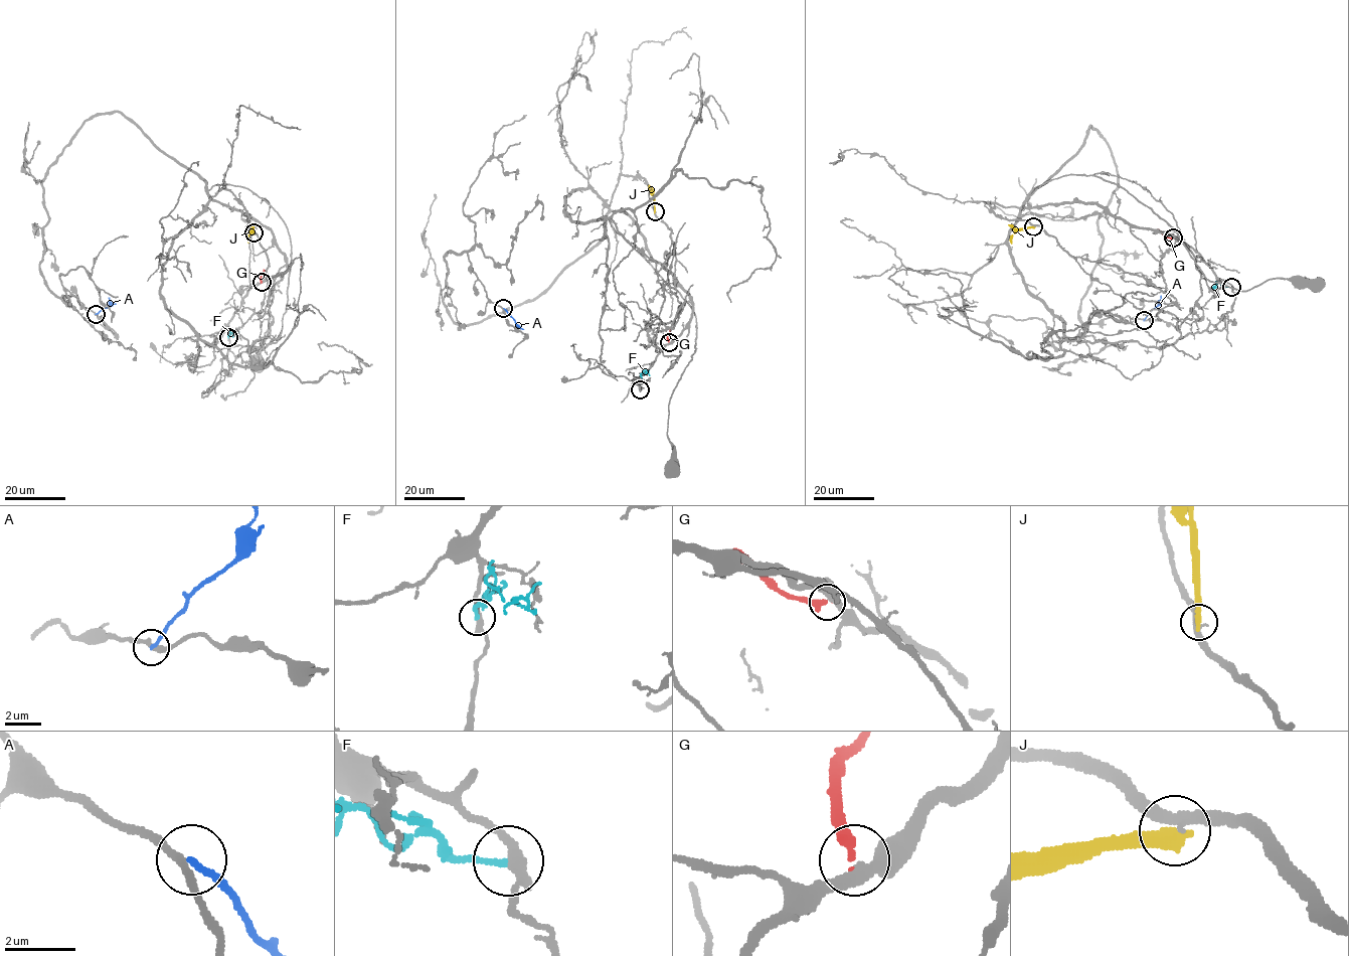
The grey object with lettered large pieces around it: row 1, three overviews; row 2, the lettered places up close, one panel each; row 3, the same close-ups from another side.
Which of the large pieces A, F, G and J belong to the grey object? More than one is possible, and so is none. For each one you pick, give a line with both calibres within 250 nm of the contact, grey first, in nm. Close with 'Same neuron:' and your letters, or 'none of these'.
F: 300 nm thick on the grey side, 190 nm on the other
Same neuron: F

